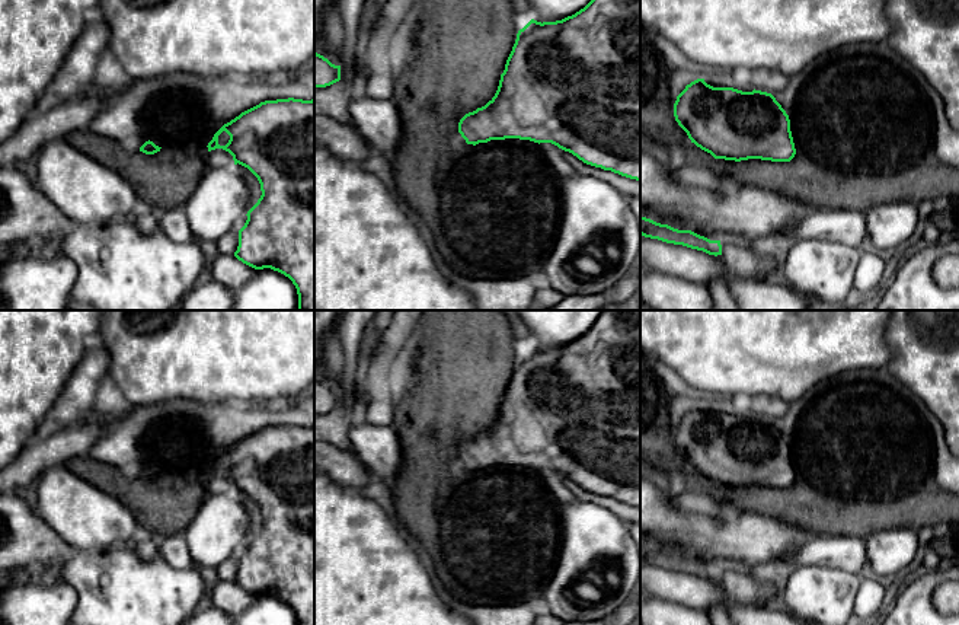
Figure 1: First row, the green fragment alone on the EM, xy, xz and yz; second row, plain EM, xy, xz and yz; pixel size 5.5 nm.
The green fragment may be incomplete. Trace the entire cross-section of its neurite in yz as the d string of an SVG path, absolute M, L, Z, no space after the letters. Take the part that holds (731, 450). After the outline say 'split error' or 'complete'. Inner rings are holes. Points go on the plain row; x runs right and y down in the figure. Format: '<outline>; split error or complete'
M697 405L677 422L674 443L691 469L715 485L790 488L796 481L789 441L767 418L713 414Z; complete

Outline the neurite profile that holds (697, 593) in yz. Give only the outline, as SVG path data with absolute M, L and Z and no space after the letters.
M640 561L640 590L694 610L710 610L725 600L723 581L709 581L683 571Z

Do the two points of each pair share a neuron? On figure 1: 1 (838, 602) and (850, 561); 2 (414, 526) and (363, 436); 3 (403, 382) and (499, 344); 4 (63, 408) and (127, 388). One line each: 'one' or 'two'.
1: two
2: two
3: two
4: two

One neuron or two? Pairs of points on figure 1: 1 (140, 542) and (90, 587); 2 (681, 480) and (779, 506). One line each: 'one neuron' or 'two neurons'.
1: two neurons
2: one neuron

